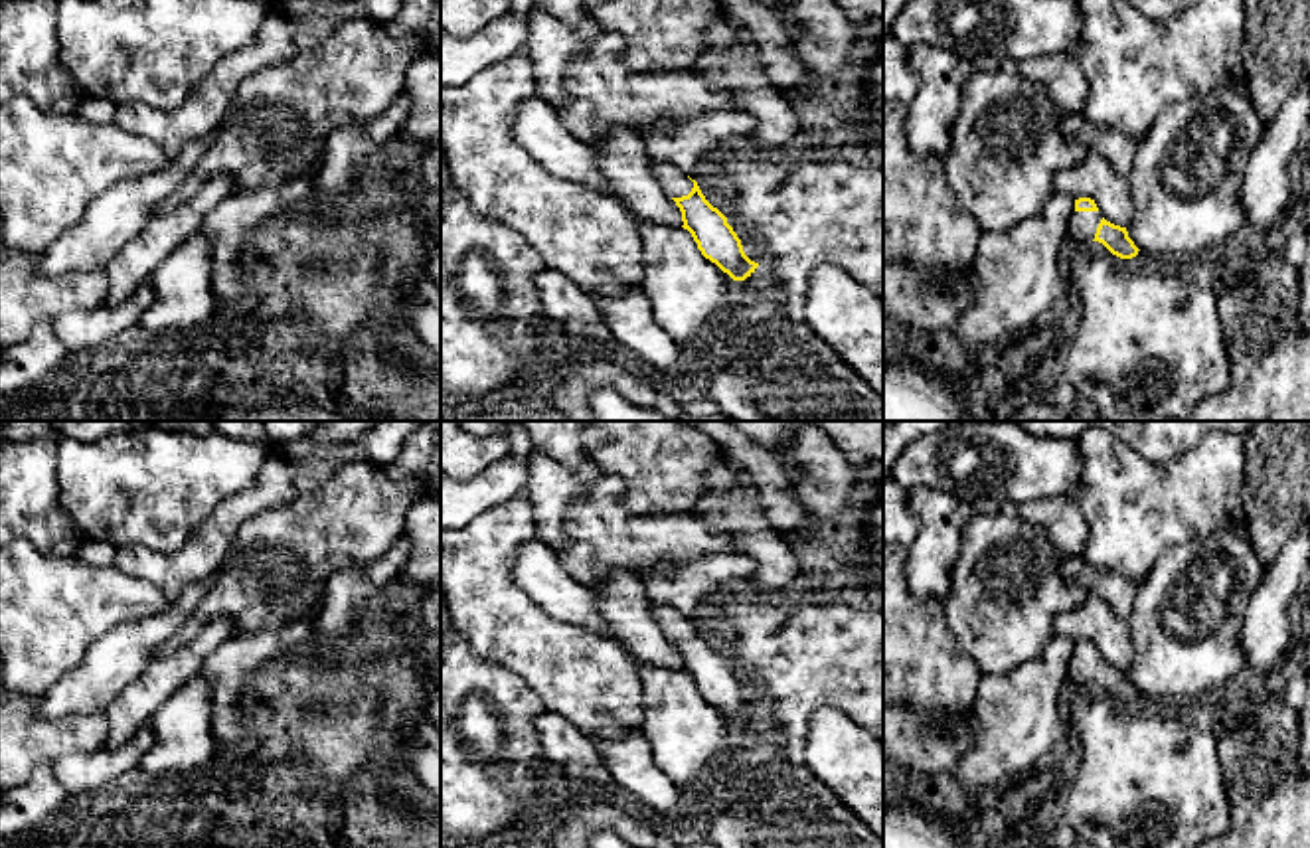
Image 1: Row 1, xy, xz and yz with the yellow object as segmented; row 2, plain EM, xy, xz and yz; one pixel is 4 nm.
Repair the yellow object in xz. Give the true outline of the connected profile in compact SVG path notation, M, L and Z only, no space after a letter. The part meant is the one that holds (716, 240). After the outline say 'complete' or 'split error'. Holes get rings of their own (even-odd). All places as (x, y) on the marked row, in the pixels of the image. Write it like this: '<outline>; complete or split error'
M654 162L652 172L662 190L682 212L684 229L688 229L705 259L715 263L733 281L745 281L759 263L751 261L741 239L727 223L727 217L713 208L701 194L696 180L690 180L672 164Z; split error

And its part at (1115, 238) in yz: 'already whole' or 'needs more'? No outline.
needs more

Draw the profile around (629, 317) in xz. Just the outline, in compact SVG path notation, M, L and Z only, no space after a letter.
M640 287L614 295L593 295L593 298L613 342L652 366L666 383L686 383L678 344L656 322L652 304Z

